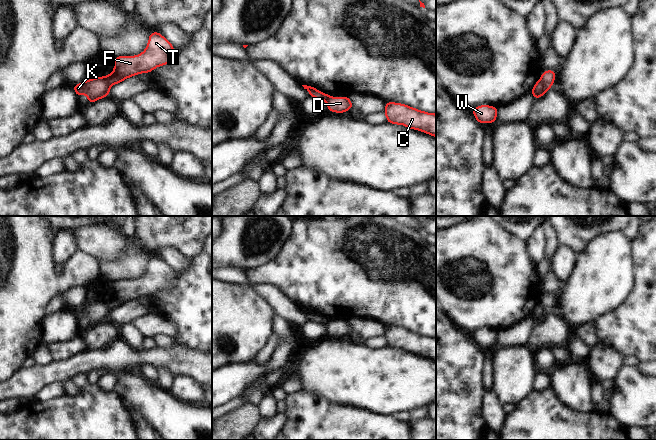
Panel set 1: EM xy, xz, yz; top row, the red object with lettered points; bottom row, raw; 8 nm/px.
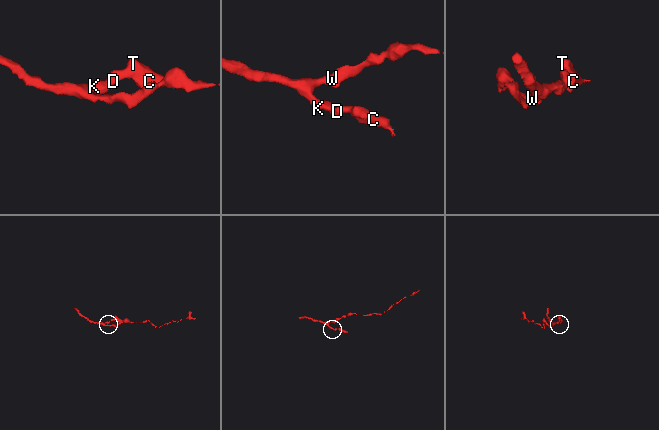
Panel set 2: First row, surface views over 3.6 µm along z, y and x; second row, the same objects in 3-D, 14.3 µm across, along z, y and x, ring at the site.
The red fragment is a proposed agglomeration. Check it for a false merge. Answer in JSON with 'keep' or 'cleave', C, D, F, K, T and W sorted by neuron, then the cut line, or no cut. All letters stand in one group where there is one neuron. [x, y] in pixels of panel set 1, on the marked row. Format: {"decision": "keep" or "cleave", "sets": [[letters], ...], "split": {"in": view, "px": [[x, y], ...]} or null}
{"decision": "cleave", "sets": [["C", "D", "F", "T"], ["K", "W"]], "split": {"in": "yz", "px": [[540, 79], [547, 90]]}}

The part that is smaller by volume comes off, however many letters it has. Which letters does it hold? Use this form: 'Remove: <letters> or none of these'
Remove: C, D, F, T

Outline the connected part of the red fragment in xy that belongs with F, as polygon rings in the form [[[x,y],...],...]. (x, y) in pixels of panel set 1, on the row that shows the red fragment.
[[[151,32],[146,49],[136,56],[114,58],[114,71],[105,76],[112,86],[123,80],[150,73],[155,68],[168,65],[174,59],[174,46],[159,32]]]

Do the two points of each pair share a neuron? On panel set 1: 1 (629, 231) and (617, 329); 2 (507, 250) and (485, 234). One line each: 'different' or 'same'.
1: different
2: same

